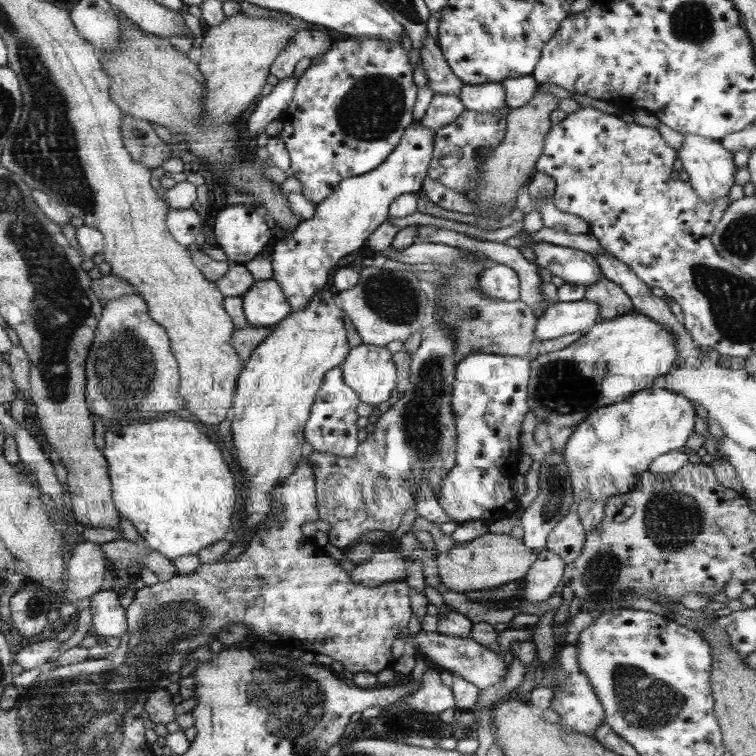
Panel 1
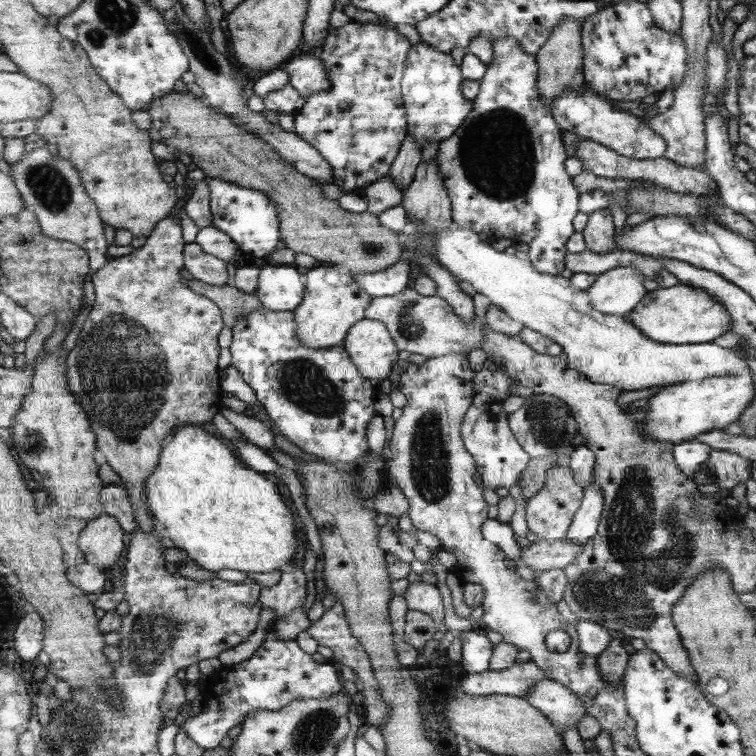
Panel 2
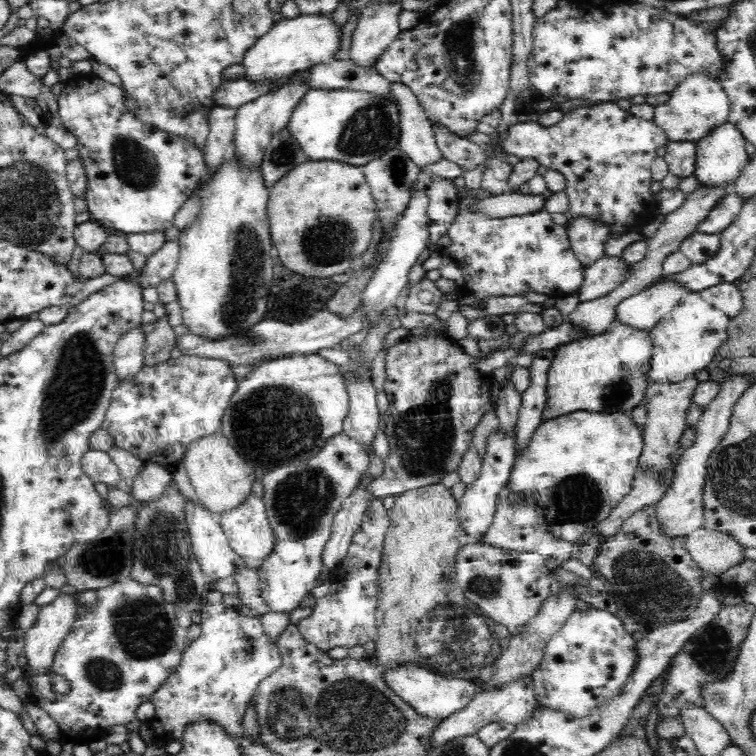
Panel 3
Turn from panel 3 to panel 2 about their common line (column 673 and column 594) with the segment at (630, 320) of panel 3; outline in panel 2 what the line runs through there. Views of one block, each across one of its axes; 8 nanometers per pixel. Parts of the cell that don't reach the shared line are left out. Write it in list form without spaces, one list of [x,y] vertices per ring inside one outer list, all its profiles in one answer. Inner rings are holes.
[[[616,267],[597,275],[587,290],[592,308],[604,314],[624,316],[647,295],[644,278],[640,270],[632,267]]]

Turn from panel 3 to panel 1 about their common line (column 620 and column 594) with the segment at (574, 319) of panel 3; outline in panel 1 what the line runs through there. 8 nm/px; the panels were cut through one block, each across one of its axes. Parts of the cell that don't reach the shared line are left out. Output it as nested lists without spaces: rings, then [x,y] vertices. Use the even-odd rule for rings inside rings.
[[[600,277],[587,286],[586,298],[600,305],[601,319],[613,319],[633,310],[632,301],[626,291],[606,277]]]

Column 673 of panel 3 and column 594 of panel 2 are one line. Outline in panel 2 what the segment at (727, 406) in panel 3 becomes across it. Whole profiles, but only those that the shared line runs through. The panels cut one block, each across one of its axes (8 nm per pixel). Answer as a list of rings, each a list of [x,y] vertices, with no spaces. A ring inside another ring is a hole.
[[[594,478],[583,491],[581,505],[572,517],[567,533],[567,540],[582,546],[598,533],[604,508],[604,494]]]

